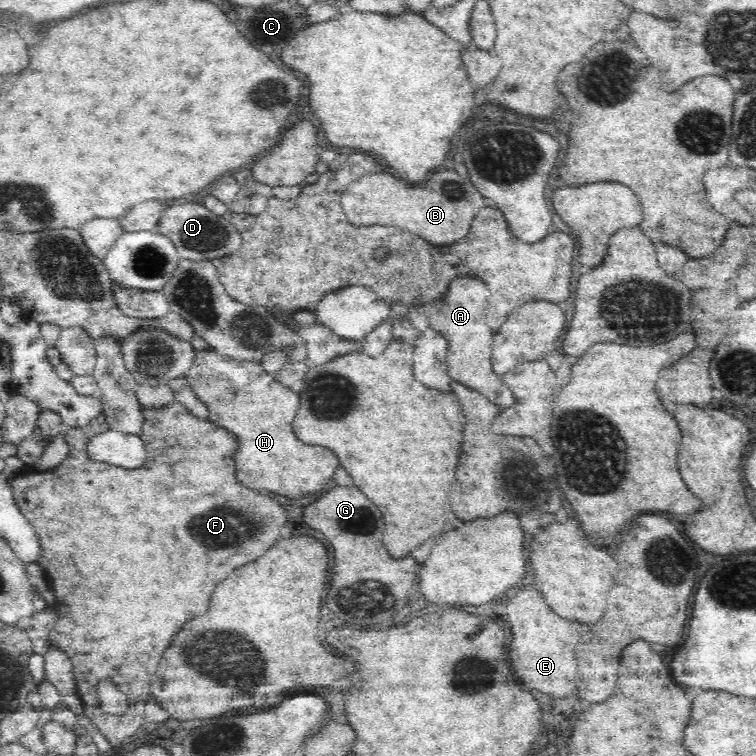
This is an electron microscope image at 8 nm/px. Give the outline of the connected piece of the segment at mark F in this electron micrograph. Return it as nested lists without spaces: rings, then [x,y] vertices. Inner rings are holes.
[[[170,402],[166,406],[160,408],[146,408],[143,404],[139,404],[142,409],[143,426],[138,432],[138,436],[143,440],[146,447],[146,464],[140,468],[120,468],[118,464],[108,464],[106,461],[94,460],[89,456],[87,444],[93,436],[100,433],[110,432],[109,423],[105,413],[100,413],[96,418],[83,427],[71,427],[67,432],[67,441],[71,446],[69,457],[63,460],[54,469],[47,469],[44,472],[38,470],[27,470],[14,474],[8,483],[14,495],[14,502],[17,510],[26,517],[28,523],[32,525],[40,546],[42,546],[42,556],[40,556],[40,566],[46,571],[46,574],[52,578],[50,582],[54,582],[51,588],[56,595],[55,603],[52,608],[58,613],[56,626],[50,631],[49,637],[51,646],[57,646],[70,656],[73,671],[76,677],[77,695],[82,700],[84,716],[94,728],[98,728],[101,734],[109,741],[111,746],[120,746],[126,738],[130,738],[132,734],[136,734],[140,730],[140,726],[144,724],[144,702],[150,698],[150,670],[156,670],[156,666],[160,664],[160,658],[164,654],[164,650],[170,646],[170,640],[174,640],[176,632],[180,630],[180,626],[188,620],[192,620],[198,614],[204,614],[208,610],[210,604],[210,596],[216,588],[218,582],[226,580],[226,576],[234,570],[240,568],[242,564],[248,564],[250,560],[260,558],[262,554],[268,552],[268,548],[280,538],[280,528],[288,522],[288,514],[286,510],[272,498],[262,496],[260,492],[242,486],[236,476],[234,476],[234,456],[236,456],[236,436],[230,434],[224,428],[216,428],[210,422],[202,420],[190,413],[186,406],[182,406],[178,402]],[[188,478],[194,478],[196,484],[194,488],[186,482]],[[102,680],[111,680],[115,682],[120,690],[129,700],[127,713],[124,714],[108,714],[104,713],[101,708],[100,699],[98,698],[97,686]]]

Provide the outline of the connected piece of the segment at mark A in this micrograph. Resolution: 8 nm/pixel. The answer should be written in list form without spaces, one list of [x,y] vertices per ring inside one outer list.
[[[456,276],[450,280],[450,286],[446,294],[443,294],[430,308],[427,313],[430,319],[430,326],[440,330],[448,341],[446,352],[447,371],[451,380],[457,380],[460,384],[466,385],[484,394],[490,402],[503,409],[514,404],[513,392],[507,384],[502,382],[502,377],[492,370],[492,338],[496,331],[488,328],[484,310],[488,306],[490,290],[484,280],[466,276]]]

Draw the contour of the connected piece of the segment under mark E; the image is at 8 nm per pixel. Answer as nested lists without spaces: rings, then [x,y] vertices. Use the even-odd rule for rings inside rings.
[[[520,590],[506,606],[510,624],[512,624],[512,642],[510,642],[510,660],[516,674],[522,678],[526,688],[564,698],[576,686],[576,658],[574,650],[580,642],[580,636],[590,632],[590,626],[564,620],[554,614],[540,590]]]

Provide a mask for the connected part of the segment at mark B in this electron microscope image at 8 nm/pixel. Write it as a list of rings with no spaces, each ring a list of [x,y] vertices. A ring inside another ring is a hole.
[[[380,170],[361,176],[347,188],[341,204],[352,224],[402,228],[436,246],[465,238],[478,211],[492,206],[492,201],[482,196],[470,180],[452,170],[435,171],[420,183],[410,183]]]

